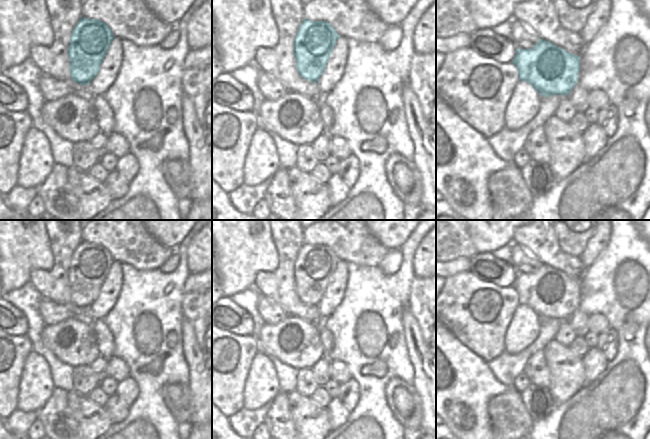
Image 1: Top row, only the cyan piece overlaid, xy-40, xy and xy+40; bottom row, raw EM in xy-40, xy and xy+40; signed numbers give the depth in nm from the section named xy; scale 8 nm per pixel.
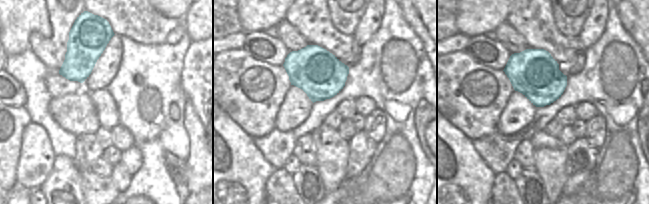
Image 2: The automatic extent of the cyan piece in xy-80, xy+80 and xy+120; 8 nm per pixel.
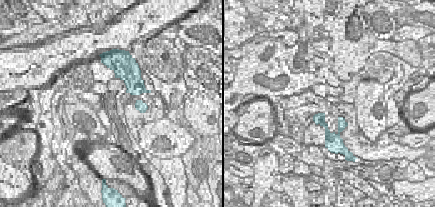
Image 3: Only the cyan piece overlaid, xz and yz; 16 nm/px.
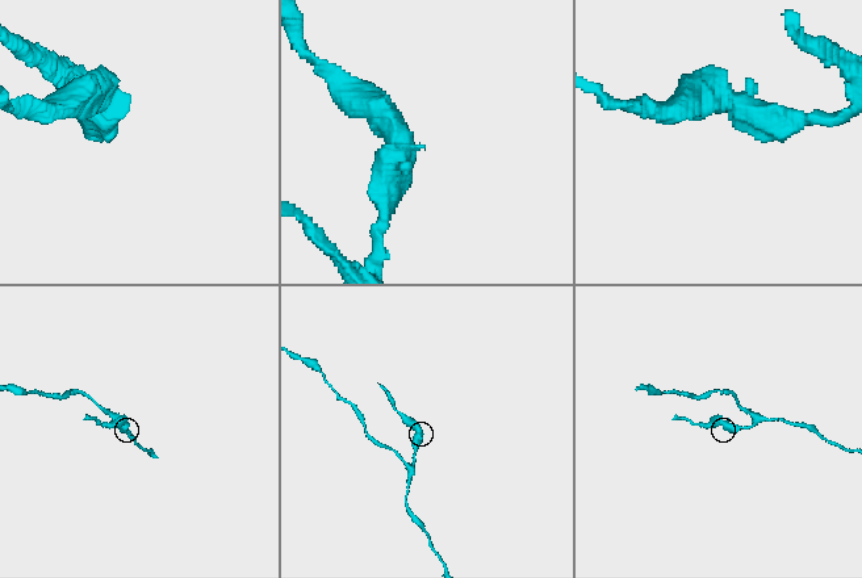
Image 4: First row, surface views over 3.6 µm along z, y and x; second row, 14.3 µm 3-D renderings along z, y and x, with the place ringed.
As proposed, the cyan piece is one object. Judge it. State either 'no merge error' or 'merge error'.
merge error

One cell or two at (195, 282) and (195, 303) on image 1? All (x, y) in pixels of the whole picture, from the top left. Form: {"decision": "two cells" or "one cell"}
{"decision": "one cell"}

